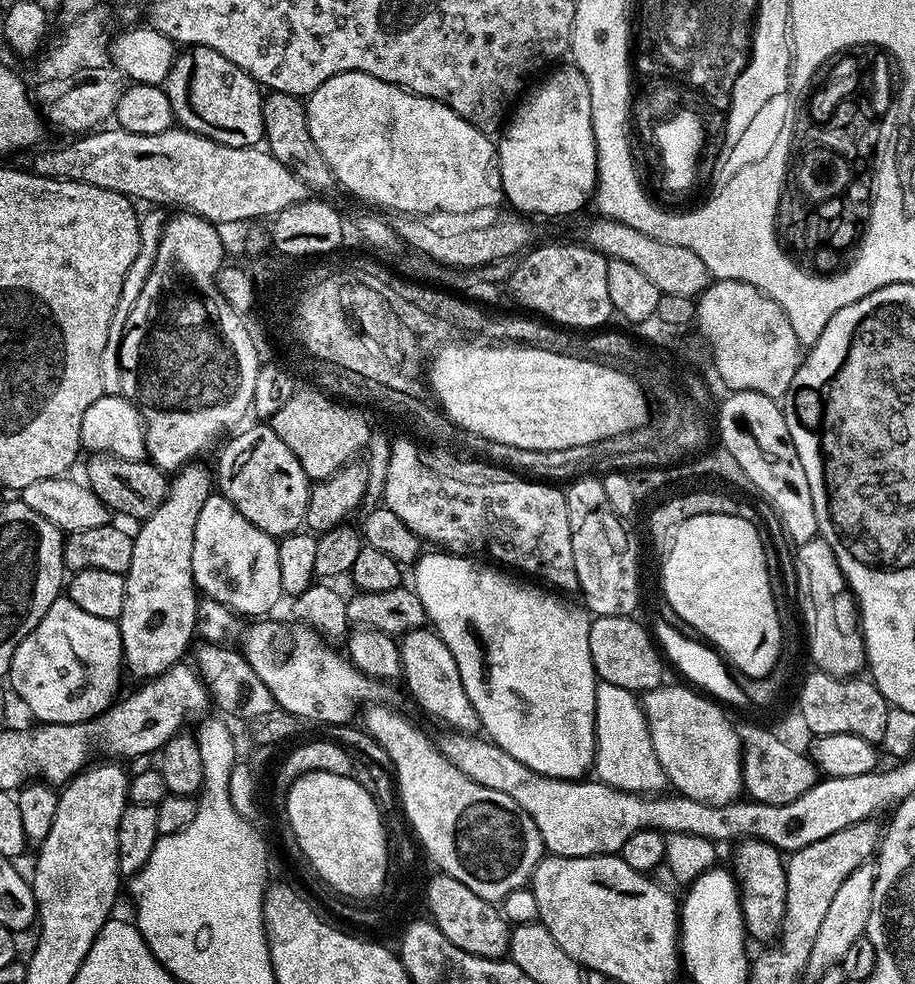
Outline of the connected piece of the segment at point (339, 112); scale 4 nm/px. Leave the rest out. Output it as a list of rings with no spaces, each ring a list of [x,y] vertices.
[[[343,72],[332,76],[318,90],[307,97],[306,111],[308,113],[308,133],[316,149],[322,154],[329,173],[349,192],[360,200],[369,200],[380,208],[389,208],[392,214],[428,214],[424,212],[480,212],[483,208],[492,208],[504,200],[504,187],[500,177],[500,154],[498,144],[489,133],[478,130],[466,118],[454,114],[450,106],[413,92],[399,88],[397,84],[382,82],[382,78],[374,78],[365,72]]]

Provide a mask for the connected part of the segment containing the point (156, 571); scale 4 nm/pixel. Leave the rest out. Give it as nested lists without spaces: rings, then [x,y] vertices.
[[[193,462],[185,464],[183,468],[179,469],[171,477],[168,485],[168,493],[162,502],[162,506],[158,506],[158,510],[154,510],[152,516],[146,517],[139,525],[140,529],[135,529],[132,541],[134,542],[134,554],[130,557],[130,570],[123,573],[124,577],[124,601],[122,602],[122,614],[118,621],[120,625],[120,637],[122,638],[122,646],[124,647],[124,658],[122,661],[123,667],[128,668],[134,675],[140,676],[141,681],[151,680],[153,676],[162,675],[167,668],[173,668],[176,664],[181,663],[185,659],[184,651],[193,643],[194,637],[197,635],[196,631],[196,610],[198,607],[198,589],[195,578],[192,576],[192,555],[194,554],[194,526],[198,526],[198,514],[202,511],[202,502],[206,502],[206,498],[213,495],[214,492],[214,476],[204,462]]]

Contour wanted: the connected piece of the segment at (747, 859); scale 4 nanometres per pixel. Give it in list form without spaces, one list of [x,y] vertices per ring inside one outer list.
[[[741,840],[732,852],[731,871],[736,877],[740,890],[740,909],[744,912],[744,927],[753,941],[761,940],[761,945],[768,946],[779,937],[780,927],[786,914],[786,860],[779,848],[770,846],[770,842],[761,840]]]

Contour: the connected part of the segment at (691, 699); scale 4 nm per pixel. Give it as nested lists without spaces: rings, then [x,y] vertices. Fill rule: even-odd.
[[[663,684],[641,695],[640,703],[646,718],[653,750],[666,774],[669,785],[679,795],[708,805],[728,805],[743,793],[741,778],[740,733],[724,714],[725,709],[695,689]]]

